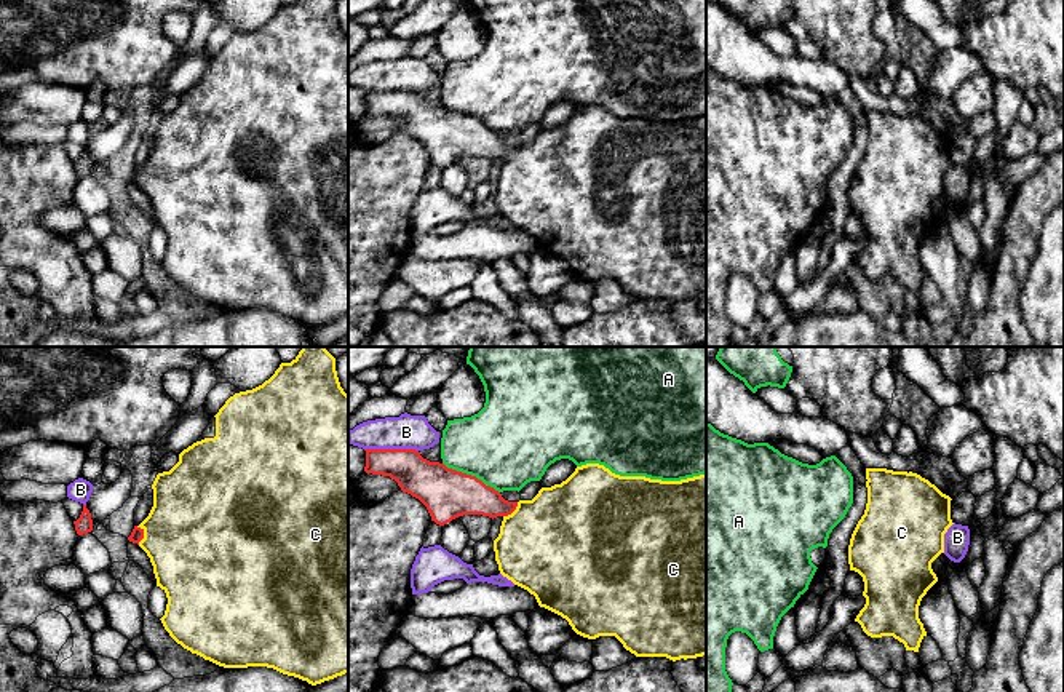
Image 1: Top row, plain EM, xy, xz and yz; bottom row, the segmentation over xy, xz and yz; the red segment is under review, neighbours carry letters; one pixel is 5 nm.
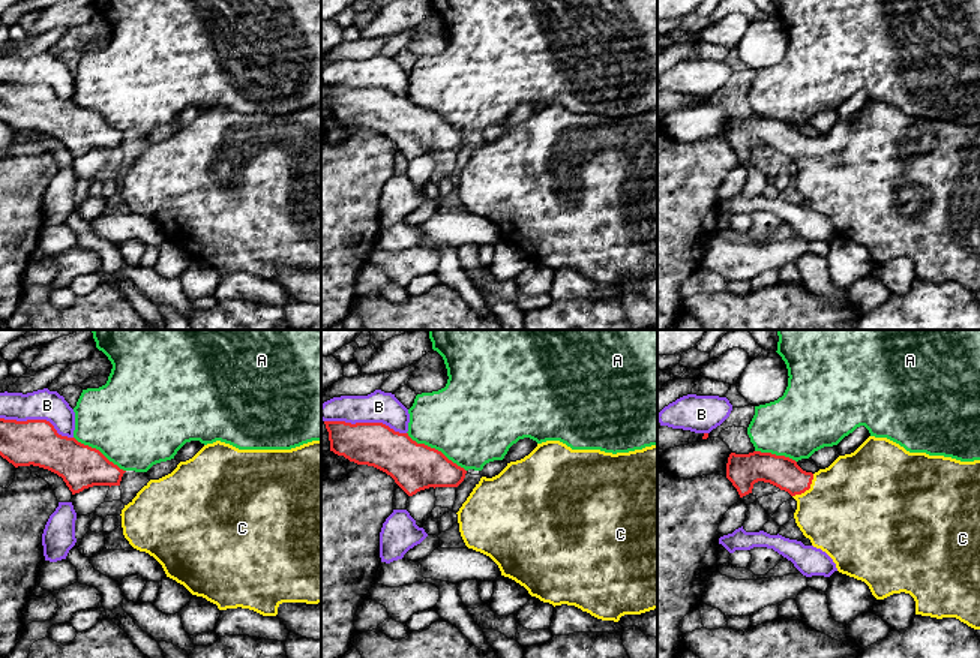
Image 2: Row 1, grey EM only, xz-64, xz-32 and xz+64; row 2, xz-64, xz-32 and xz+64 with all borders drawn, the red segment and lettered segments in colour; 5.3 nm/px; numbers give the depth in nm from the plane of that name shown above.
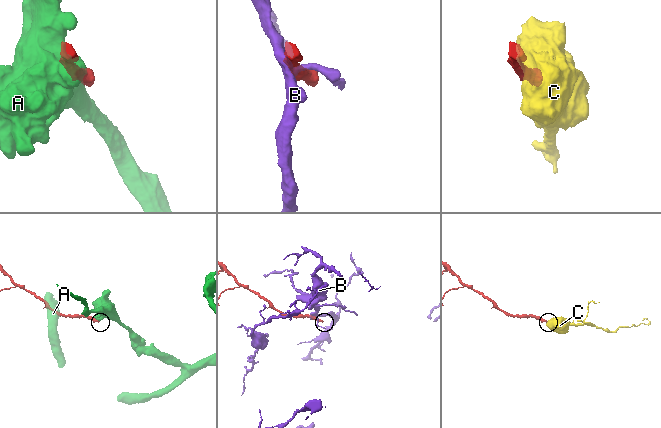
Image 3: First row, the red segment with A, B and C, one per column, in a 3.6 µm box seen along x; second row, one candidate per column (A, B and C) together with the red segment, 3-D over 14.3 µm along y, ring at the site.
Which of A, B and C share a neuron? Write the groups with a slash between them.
A / B / C

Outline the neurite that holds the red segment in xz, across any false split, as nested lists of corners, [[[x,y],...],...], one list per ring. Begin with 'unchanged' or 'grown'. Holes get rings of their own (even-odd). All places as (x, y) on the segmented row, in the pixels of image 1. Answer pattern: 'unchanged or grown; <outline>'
grown; [[[364,449],[366,473],[390,476],[403,492],[419,499],[428,510],[431,521],[439,526],[463,515],[502,516],[500,534],[494,540],[495,561],[503,577],[535,596],[540,607],[545,607],[569,622],[572,630],[588,639],[615,636],[626,650],[636,657],[666,657],[673,662],[706,655],[706,473],[681,481],[661,481],[645,476],[620,476],[599,463],[577,467],[561,484],[542,487],[532,500],[508,502],[498,491],[486,486],[476,476],[447,468],[444,463],[430,462],[415,449]]]

